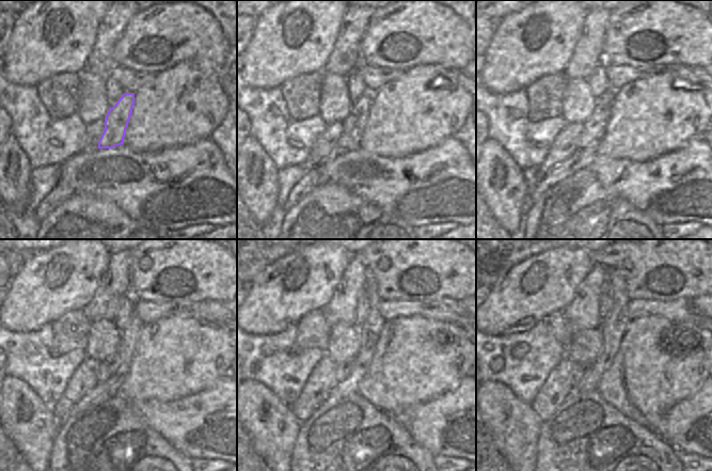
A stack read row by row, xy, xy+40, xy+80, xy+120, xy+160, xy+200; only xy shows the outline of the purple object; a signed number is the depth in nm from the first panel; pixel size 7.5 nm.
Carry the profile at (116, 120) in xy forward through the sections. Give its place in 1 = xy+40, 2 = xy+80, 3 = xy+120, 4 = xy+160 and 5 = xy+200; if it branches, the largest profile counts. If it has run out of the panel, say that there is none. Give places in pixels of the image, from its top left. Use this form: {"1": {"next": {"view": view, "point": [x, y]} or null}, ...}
{"1": {"next": {"view": "xy+40", "point": [354, 123]}}, "2": {"next": {"view": "xy+80", "point": [594, 128]}}, "3": {"next": {"view": "xy+120", "point": [107, 369]}}, "4": {"next": {"view": "xy+160", "point": [344, 370]}}, "5": {"next": {"view": "xy+200", "point": [582, 372]}}}

